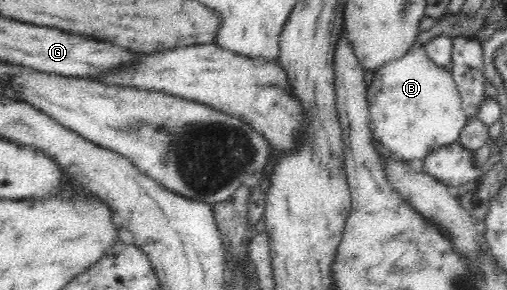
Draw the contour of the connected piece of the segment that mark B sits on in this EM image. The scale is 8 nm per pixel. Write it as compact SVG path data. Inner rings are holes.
M418 40L402 57L378 67L371 85L367 87L367 102L373 139L402 161L424 160L437 148L458 142L468 121L462 111L461 95L451 71L436 65Z

